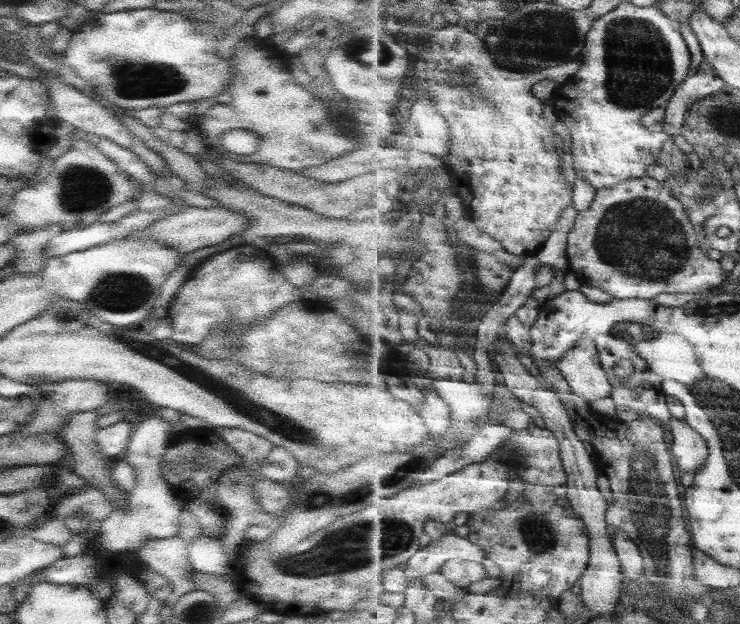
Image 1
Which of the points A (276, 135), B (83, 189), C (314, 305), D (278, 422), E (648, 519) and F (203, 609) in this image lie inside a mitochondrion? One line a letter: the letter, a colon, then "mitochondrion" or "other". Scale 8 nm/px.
A: mitochondrion
B: mitochondrion
C: other
D: mitochondrion
E: mitochondrion
F: mitochondrion

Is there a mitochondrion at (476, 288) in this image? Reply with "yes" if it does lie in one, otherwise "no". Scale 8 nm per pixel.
no

